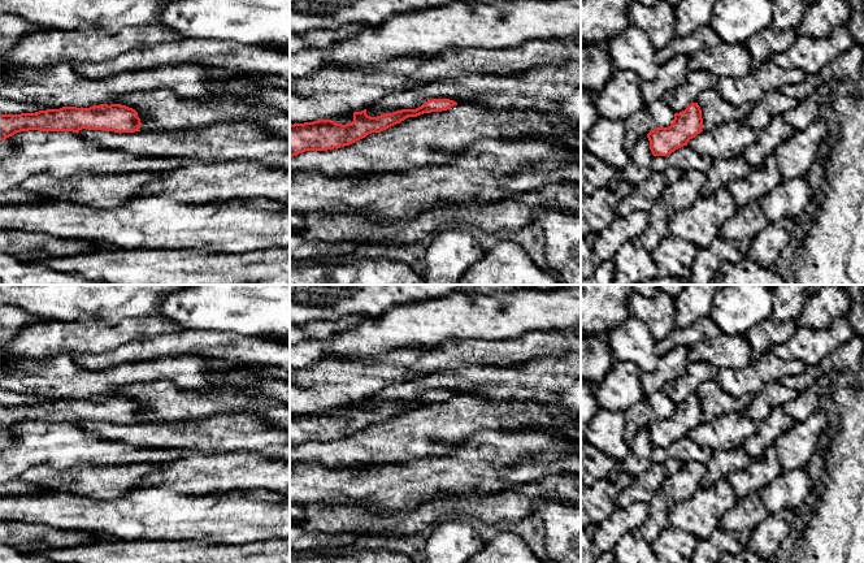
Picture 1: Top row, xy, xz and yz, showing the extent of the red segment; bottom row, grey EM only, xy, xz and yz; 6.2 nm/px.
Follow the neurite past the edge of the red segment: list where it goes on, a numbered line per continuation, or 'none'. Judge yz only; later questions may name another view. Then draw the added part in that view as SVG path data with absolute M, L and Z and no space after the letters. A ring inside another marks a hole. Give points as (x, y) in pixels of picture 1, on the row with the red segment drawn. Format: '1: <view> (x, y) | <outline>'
none

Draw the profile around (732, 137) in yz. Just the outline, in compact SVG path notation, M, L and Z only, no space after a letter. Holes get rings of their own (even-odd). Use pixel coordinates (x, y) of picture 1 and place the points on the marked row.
M731 120L702 131L690 139L687 146L700 155L715 159L742 156L743 151L757 139L757 133L744 120Z

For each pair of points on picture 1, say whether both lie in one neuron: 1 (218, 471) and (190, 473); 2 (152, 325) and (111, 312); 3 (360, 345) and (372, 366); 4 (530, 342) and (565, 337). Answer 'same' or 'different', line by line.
1: same
2: different
3: different
4: same

